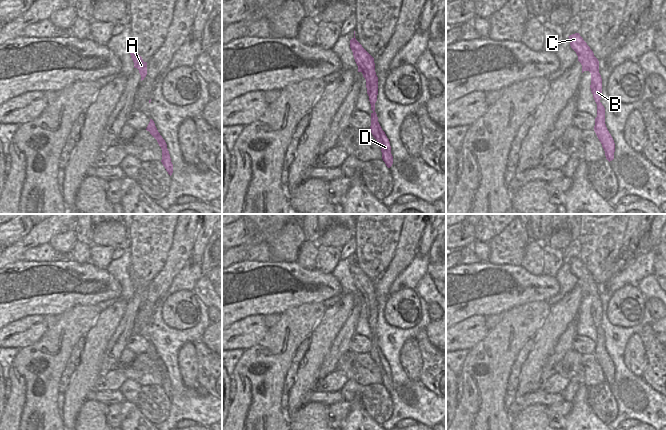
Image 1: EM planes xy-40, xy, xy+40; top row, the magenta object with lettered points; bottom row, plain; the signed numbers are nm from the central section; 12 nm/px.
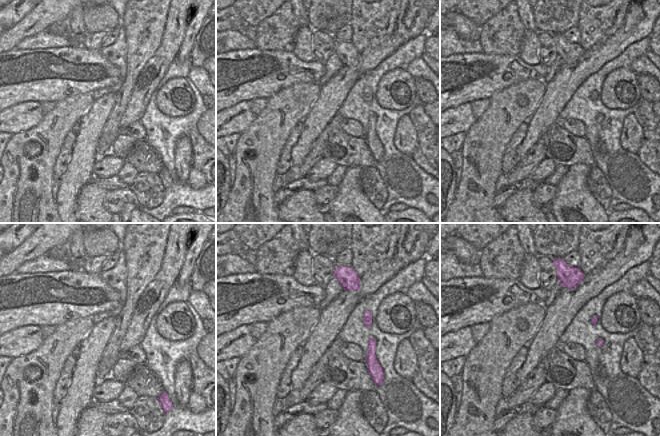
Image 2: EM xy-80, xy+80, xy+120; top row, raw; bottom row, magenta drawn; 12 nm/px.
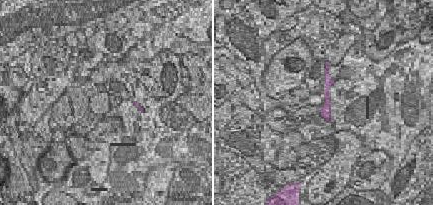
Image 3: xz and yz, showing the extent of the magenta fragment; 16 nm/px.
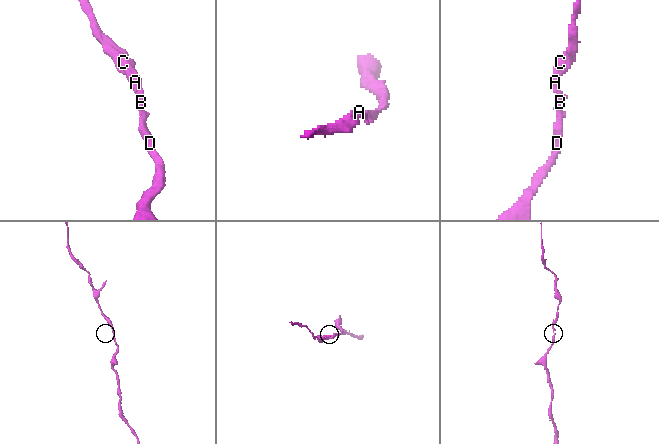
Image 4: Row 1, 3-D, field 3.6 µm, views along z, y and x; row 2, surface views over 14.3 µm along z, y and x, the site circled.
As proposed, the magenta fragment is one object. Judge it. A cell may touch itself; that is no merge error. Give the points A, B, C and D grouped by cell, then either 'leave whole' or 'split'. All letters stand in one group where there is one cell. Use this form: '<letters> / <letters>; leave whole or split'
A B C D; leave whole

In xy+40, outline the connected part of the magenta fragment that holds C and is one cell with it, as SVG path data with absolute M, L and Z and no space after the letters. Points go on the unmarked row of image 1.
M579 257L569 261L570 270L576 276L578 285L582 289L582 297L591 297L591 316L597 328L597 341L595 342L594 355L605 375L606 383L610 386L614 383L615 367L605 348L605 332L600 326L602 319L602 302L599 297L599 285L593 275L583 264Z

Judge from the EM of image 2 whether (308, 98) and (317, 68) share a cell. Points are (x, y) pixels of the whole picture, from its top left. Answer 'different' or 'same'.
different

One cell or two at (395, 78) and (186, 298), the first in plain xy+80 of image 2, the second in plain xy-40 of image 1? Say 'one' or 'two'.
one

